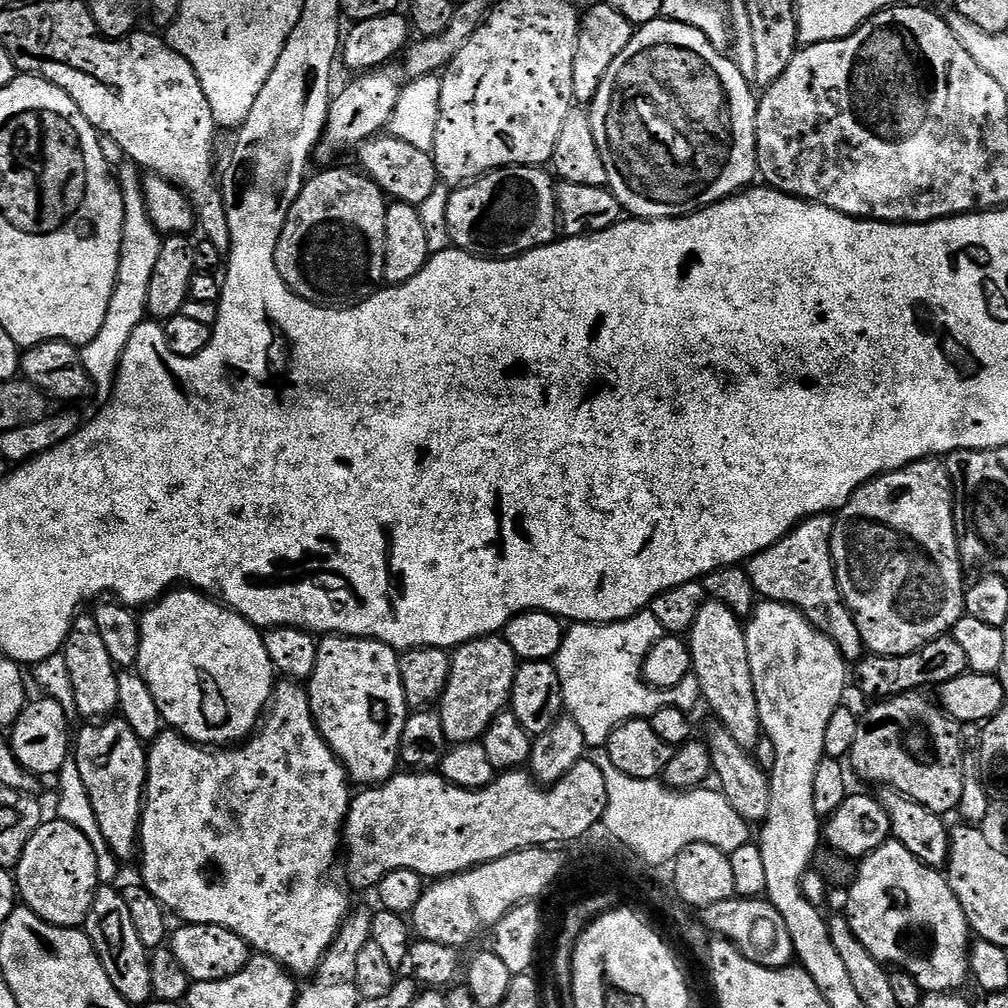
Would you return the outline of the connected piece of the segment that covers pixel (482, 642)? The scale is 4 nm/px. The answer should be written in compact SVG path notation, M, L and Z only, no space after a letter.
M500 634L479 636L477 640L461 644L451 653L451 658L450 678L446 682L444 693L440 695L438 701L442 730L446 733L449 745L475 744L483 741L486 730L492 725L494 718L498 718L498 714L509 707L518 661L514 650L510 650L510 642L506 642L503 635Z

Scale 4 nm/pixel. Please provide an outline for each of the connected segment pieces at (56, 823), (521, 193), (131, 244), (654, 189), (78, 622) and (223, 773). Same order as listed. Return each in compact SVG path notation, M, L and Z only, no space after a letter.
M59 818L49 819L26 842L26 850L14 869L14 883L19 899L38 918L54 926L80 928L96 901L96 889L101 887L94 846L90 846L82 830L74 830Z
M540 166L497 168L495 172L488 172L479 180L457 187L454 194L449 195L446 206L449 241L461 250L483 254L488 258L519 256L521 252L529 252L553 243L558 236L557 185L552 184L553 177L544 171L545 169Z
M131 162L125 165L118 172L120 192L124 196L124 221L114 294L110 298L110 310L106 310L106 322L102 322L102 330L98 330L96 337L82 348L82 363L93 381L104 380L107 376L108 379L115 377L126 350L126 342L130 342L130 334L134 334L134 330L144 323L148 311L146 294L150 290L150 274L154 274L162 243L162 234L150 222L146 210L141 169Z
M657 18L649 24L639 25L633 31L630 46L626 46L626 50L622 50L622 54L614 58L614 66L606 70L606 78L602 78L602 86L598 86L598 94L590 105L594 139L598 141L598 150L602 150L602 162L606 162L607 187L611 188L612 193L618 198L621 209L632 218L670 220L677 216L688 216L691 212L700 212L710 207L711 204L722 202L728 196L745 191L758 176L756 166L756 106L758 100L755 95L752 97L751 87L753 88L753 85L749 77L742 74L735 59L715 49L708 41L706 34L695 29L694 26L684 26L680 21L665 18Z
M91 614L77 615L62 649L66 666L70 666L70 682L74 686L76 712L84 718L108 718L119 709L118 682L120 672L106 651L102 634L96 632L96 619Z
M281 679L273 687L270 707L267 709L262 727L247 740L235 746L213 750L203 744L195 744L193 740L187 740L175 730L165 730L157 740L151 741L147 753L148 784L144 787L144 809L140 815L138 833L141 876L139 879L144 888L150 890L150 894L154 894L154 898L158 898L158 902L173 917L181 916L184 924L213 924L222 926L226 930L234 930L234 934L238 934L248 943L249 949L255 950L259 955L274 958L293 976L297 978L315 976L322 958L330 950L338 930L344 925L344 920L350 911L347 894L328 881L328 875L336 864L336 851L339 853L342 848L342 829L350 803L350 791L348 792L350 777L340 759L332 753L330 745L322 738L314 722L307 687L295 680Z

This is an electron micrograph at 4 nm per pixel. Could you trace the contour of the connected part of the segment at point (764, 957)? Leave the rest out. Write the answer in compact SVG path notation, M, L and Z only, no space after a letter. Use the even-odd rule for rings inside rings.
M735 895L731 896L726 902L714 902L709 908L703 909L702 921L710 933L736 945L748 960L758 962L767 968L787 968L793 963L796 950L792 944L790 930L786 928L786 922L782 920L782 914L767 898Z

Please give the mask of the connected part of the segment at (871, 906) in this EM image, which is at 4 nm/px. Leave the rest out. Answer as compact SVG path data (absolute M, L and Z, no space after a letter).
M895 838L889 839L878 850L874 850L869 856L863 857L859 861L856 881L851 888L847 889L848 910L846 917L851 930L858 938L858 942L862 944L873 955L873 958L880 961L885 966L891 966L893 969L901 972L910 973L918 982L918 986L925 992L954 992L963 989L963 984L970 980L970 941L968 942L968 932L970 936L970 921L968 914L964 910L960 899L954 894L954 890L948 884L948 877L943 871L937 870L935 867L929 866L921 862L918 858L914 858L914 854L910 854L910 850L906 850L906 846L902 846Z

